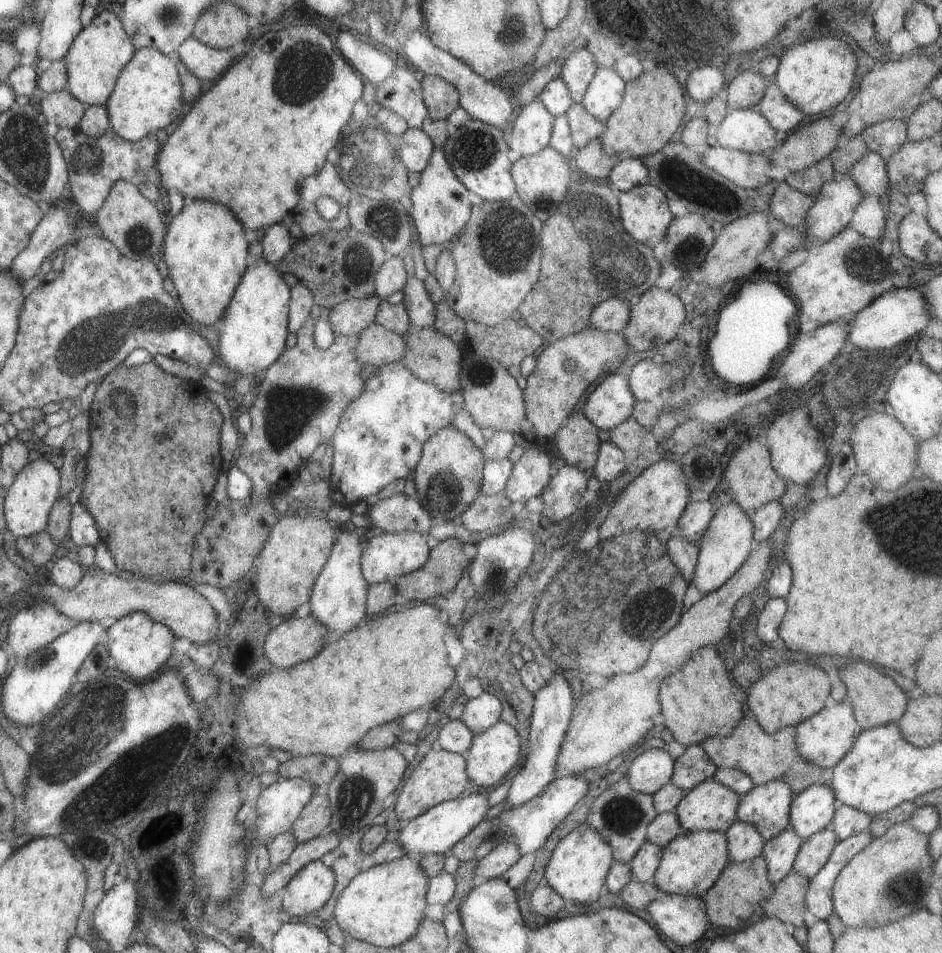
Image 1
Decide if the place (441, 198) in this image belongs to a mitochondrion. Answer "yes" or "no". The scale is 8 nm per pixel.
no

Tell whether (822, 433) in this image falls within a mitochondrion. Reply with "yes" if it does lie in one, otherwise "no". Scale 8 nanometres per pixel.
no

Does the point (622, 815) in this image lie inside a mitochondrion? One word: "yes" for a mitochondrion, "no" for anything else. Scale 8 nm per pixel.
yes

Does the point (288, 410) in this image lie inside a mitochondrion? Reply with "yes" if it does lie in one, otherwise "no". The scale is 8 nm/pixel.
yes

